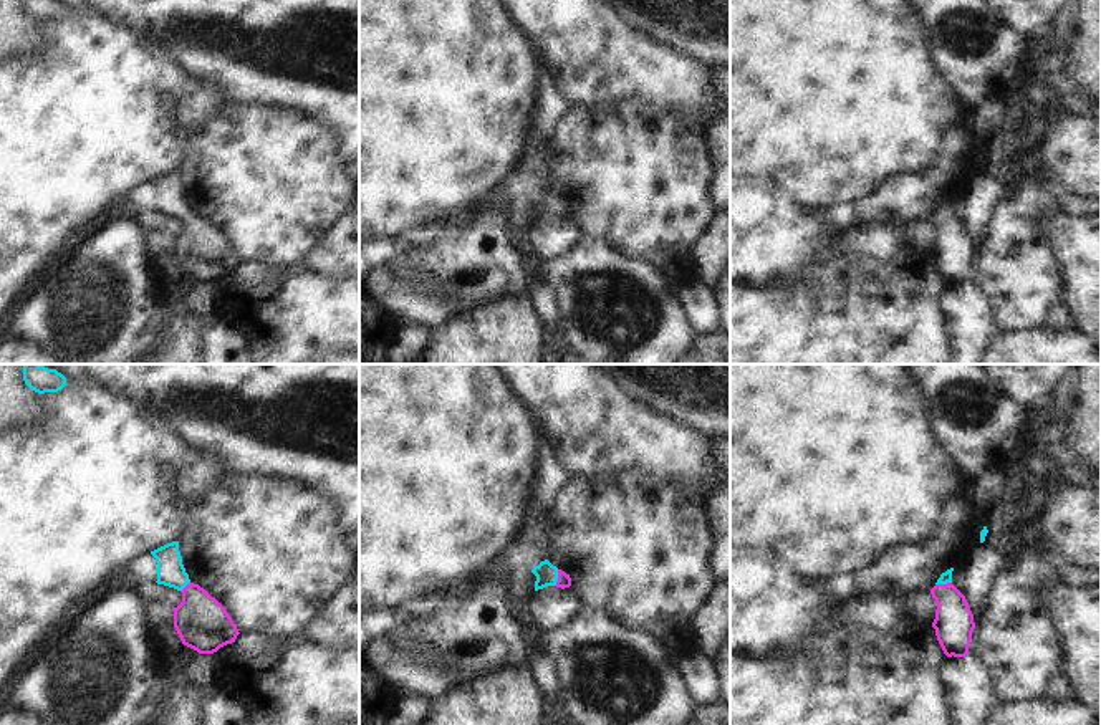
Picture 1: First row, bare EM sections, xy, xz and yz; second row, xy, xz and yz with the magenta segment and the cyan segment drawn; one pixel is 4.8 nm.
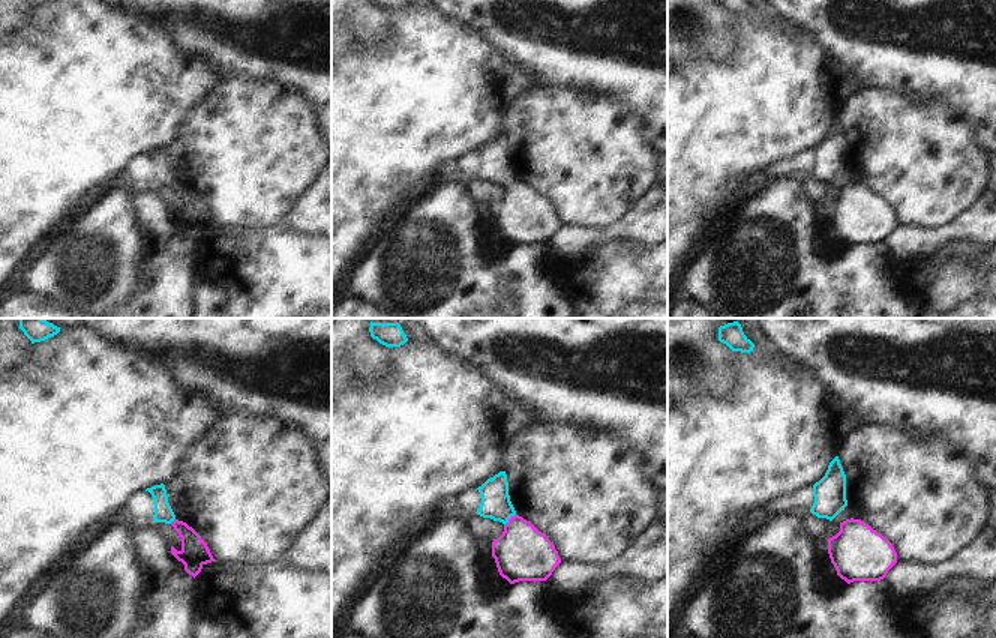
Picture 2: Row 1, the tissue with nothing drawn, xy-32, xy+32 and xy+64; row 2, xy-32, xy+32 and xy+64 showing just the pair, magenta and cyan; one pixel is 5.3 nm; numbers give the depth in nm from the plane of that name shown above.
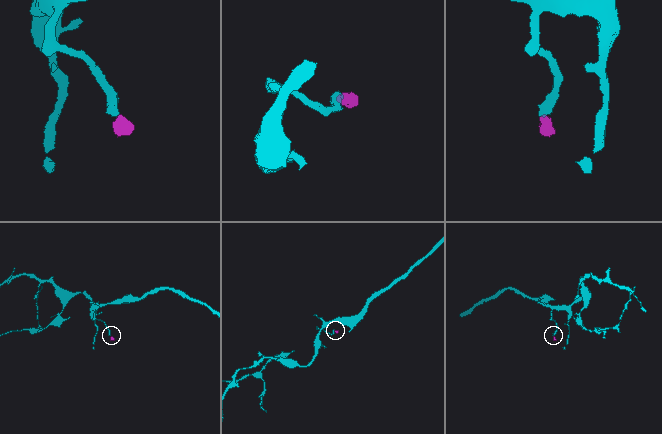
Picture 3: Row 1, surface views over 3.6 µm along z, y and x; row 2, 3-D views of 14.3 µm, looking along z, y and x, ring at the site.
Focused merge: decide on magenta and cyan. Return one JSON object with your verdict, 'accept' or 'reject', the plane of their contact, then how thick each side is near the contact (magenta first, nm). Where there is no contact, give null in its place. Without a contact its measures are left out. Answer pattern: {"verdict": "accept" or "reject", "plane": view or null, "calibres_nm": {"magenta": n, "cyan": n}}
{"verdict": "accept", "plane": "xz", "calibres_nm": {"magenta": 70, "cyan": 110}}

